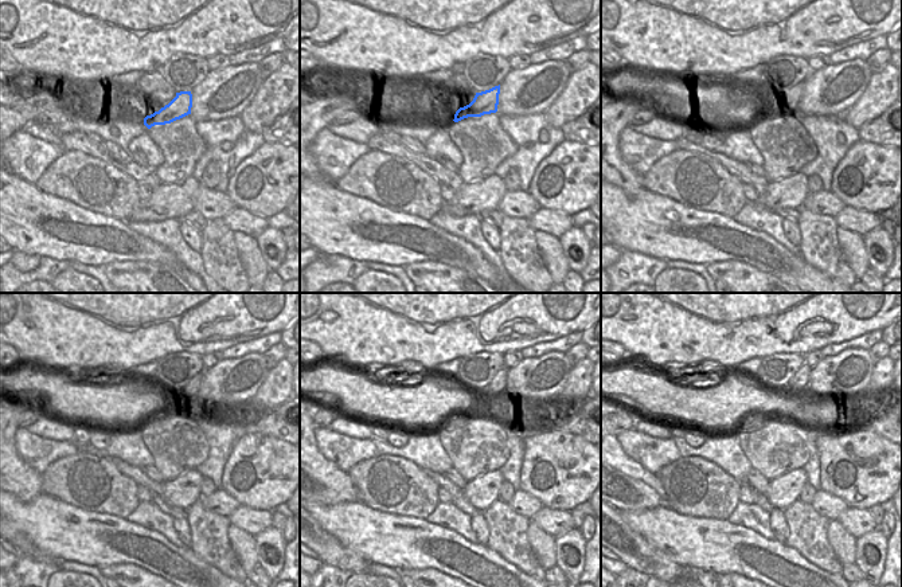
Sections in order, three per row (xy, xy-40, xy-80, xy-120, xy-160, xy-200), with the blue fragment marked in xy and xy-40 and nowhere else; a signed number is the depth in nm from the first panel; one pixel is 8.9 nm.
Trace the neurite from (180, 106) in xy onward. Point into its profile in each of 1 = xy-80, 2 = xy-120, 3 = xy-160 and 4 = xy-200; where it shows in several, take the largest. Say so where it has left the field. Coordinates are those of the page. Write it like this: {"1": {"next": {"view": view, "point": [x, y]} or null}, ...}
{"1": {"next": {"view": "xy-80", "point": [787, 102]}}, "2": {"next": {"view": "xy-120", "point": [188, 398]}}, "3": {"next": {"view": "xy-160", "point": [498, 383]}}, "4": {"next": {"view": "xy-200", "point": [797, 386]}}}

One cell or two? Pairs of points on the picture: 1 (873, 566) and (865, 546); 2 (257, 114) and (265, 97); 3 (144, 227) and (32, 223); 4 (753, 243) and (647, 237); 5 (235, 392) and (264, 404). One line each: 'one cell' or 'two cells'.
1: one cell
2: one cell
3: two cells
4: one cell
5: two cells

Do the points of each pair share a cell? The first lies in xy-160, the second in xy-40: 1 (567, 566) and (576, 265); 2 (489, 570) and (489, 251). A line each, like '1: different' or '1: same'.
1: same
2: different

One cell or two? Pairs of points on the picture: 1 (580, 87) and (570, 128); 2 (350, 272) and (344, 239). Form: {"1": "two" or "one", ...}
{"1": "two", "2": "two"}

